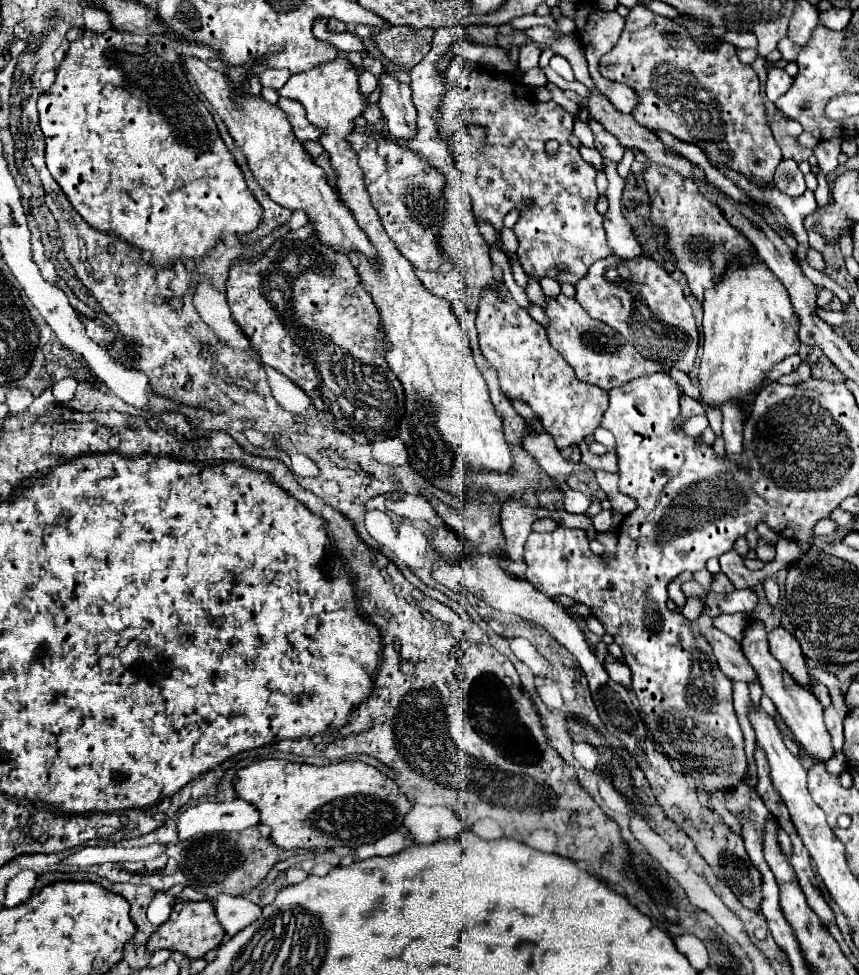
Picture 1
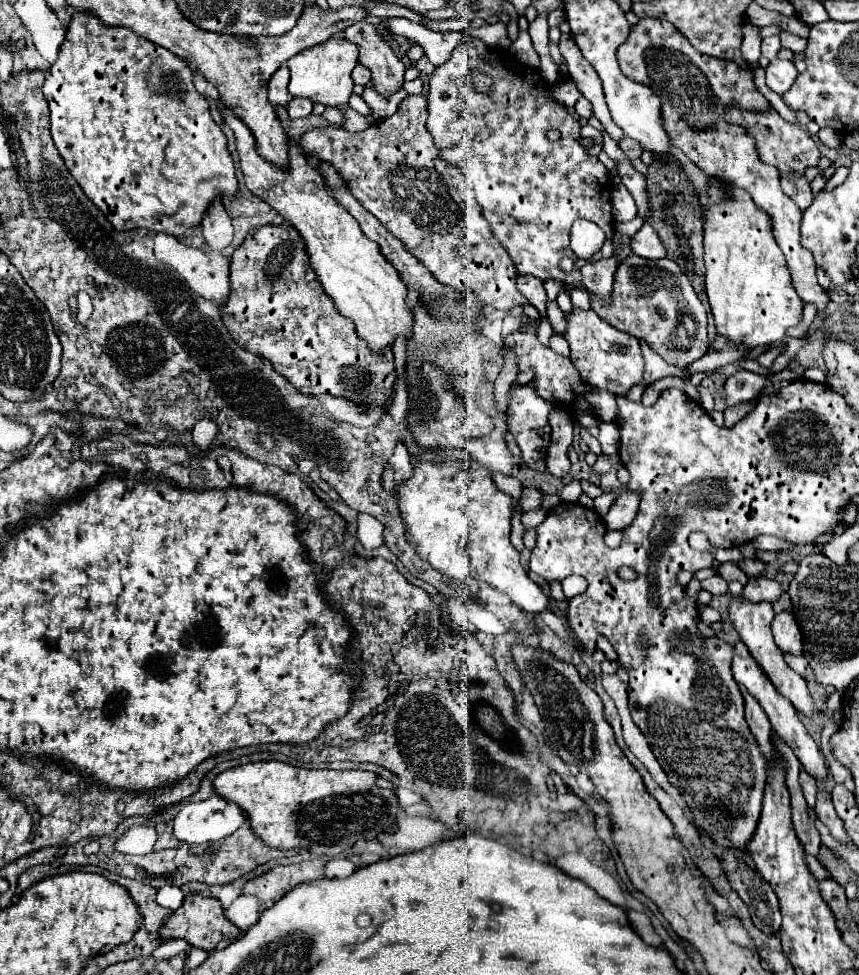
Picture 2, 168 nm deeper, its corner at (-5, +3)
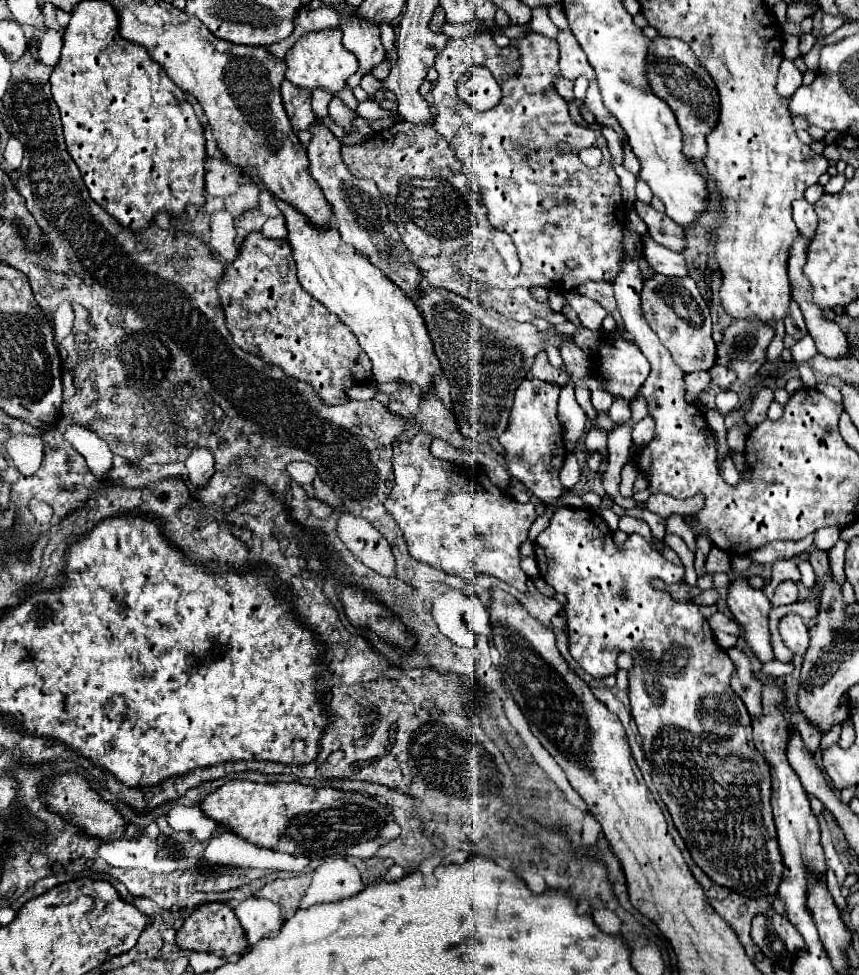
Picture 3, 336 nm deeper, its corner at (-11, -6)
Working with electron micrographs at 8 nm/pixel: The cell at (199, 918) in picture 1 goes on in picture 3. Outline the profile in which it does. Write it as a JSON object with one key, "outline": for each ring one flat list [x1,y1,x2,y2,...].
{"outline":[[203,903,199,905,177,929,175,937,179,949,189,949,189,951,205,951,205,953,215,953,219,957,231,957,231,955,241,955,249,941,235,917,235,913,225,905,225,903]]}

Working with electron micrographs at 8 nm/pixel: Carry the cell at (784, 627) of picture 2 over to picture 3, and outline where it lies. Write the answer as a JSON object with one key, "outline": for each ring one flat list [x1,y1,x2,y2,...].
{"outline":[[785,615,779,621,779,633,781,639,785,643,787,649,791,649,795,655,803,655,809,647,809,633,807,633,807,625,803,623,803,619,799,615]]}

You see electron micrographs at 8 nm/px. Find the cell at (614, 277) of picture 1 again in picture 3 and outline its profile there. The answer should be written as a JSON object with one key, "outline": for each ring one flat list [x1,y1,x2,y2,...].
{"outline":[[653,275,645,279,641,291,641,309,649,327,669,349,675,363,683,373,709,371,717,359,717,347,711,339,711,315,705,299,701,297,695,281,687,277]]}

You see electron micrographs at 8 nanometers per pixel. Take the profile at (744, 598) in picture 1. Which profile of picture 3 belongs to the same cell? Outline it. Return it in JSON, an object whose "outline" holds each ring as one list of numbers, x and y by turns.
{"outline":[[785,581,775,589,775,595,771,599,773,607,781,607,781,605,791,605,797,601,797,587,793,581]]}

